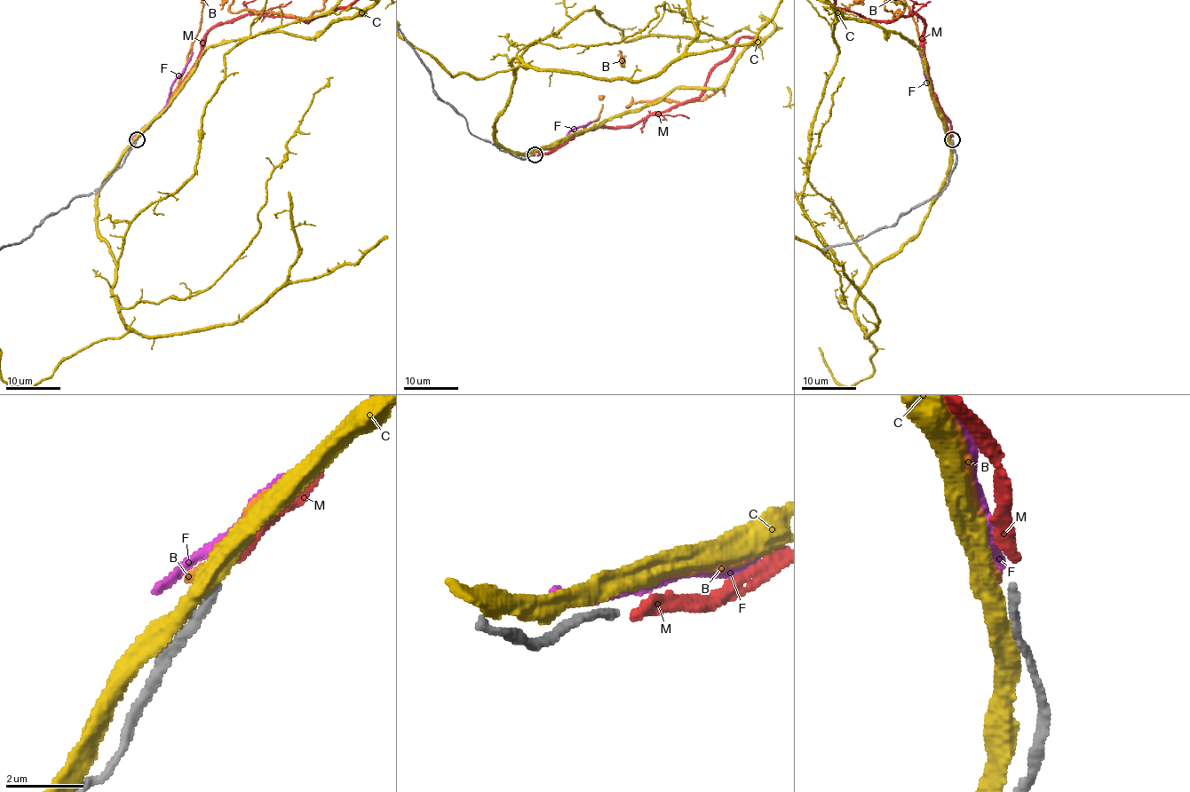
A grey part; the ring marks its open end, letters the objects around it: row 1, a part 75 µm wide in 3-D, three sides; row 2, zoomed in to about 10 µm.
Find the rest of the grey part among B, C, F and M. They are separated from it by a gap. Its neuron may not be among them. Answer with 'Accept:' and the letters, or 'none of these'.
Accept: none of these

